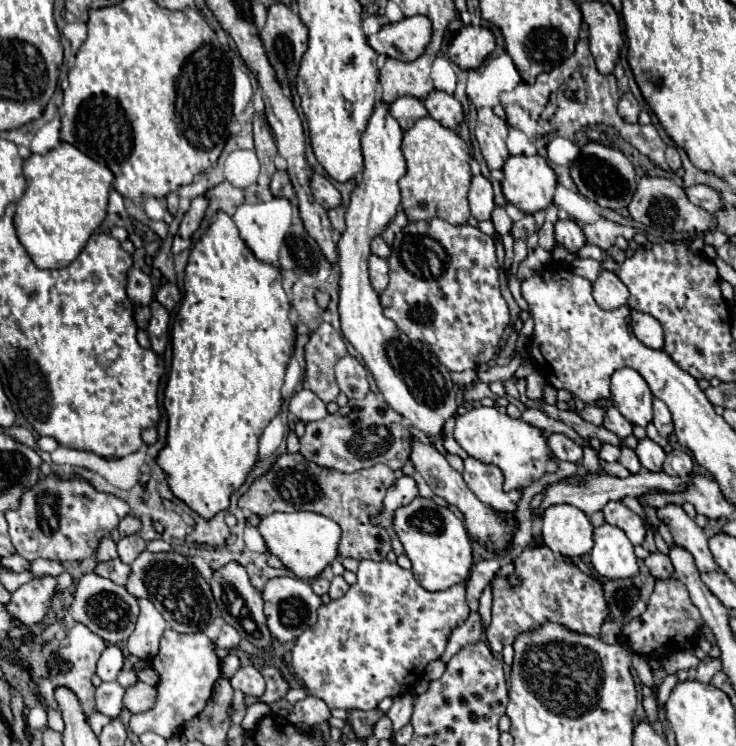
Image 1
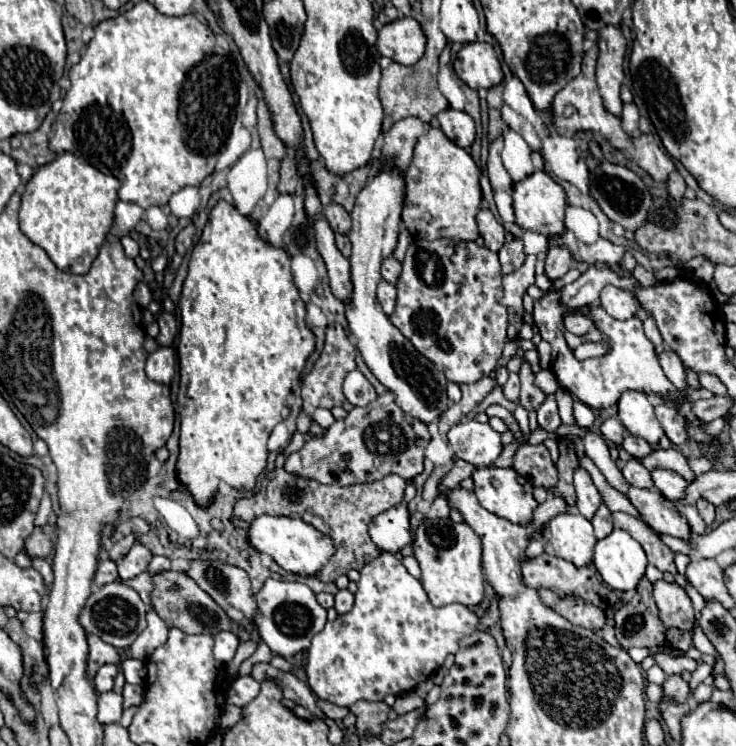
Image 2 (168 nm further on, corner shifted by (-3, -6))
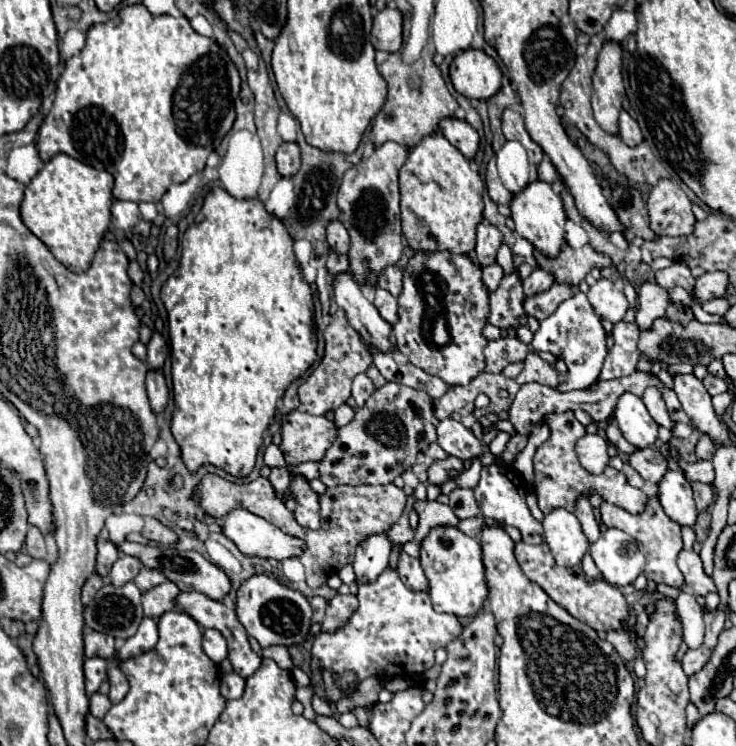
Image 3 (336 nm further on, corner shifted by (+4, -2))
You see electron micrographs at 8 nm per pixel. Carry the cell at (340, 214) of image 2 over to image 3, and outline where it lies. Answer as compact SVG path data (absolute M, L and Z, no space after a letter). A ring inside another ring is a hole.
M332 220L328 226L326 226L326 236L328 236L328 244L330 248L334 250L340 250L340 252L348 252L350 248L350 236L346 232L346 228L342 226L340 220Z

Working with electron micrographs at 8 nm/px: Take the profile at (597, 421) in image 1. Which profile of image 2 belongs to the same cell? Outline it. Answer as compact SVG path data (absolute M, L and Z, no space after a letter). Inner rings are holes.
M609 418L609 420L605 420L605 422L601 424L601 434L603 434L607 440L611 440L613 444L621 446L625 428L623 428L623 424L621 424L617 418Z

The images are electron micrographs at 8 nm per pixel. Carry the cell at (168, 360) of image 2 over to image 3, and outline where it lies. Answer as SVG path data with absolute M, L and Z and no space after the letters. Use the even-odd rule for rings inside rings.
M150 368L146 374L146 390L150 398L150 406L156 414L160 414L168 402L168 386L160 368Z

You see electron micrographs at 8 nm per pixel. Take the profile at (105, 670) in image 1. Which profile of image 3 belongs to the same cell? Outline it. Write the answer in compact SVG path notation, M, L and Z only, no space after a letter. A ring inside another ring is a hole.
M86 658L84 660L84 676L86 676L86 692L88 696L92 696L102 680L106 678L106 660L102 658Z

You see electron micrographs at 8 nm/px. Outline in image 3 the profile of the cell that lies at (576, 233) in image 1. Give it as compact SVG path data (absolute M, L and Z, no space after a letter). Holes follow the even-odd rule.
M538 266L538 268L534 268L534 272L528 278L524 278L522 284L524 284L524 294L526 296L532 296L536 292L548 290L554 284L554 274Z

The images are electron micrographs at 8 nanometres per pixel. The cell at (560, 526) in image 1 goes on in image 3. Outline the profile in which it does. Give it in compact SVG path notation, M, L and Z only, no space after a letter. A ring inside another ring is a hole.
M552 510L544 522L544 540L552 550L552 556L558 566L578 566L582 556L588 552L588 538L578 522L578 518L564 510Z

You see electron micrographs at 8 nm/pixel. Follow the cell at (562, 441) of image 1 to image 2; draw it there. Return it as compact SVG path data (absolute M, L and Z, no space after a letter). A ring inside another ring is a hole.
M585 468L575 470L575 490L577 490L577 512L583 514L587 520L591 520L601 504L601 496L595 490L595 484Z

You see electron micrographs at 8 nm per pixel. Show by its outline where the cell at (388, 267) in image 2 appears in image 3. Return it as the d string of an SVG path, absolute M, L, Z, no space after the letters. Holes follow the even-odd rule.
M398 266L384 268L382 274L378 276L378 286L388 290L390 294L398 296L400 294L400 286L402 286L402 270Z

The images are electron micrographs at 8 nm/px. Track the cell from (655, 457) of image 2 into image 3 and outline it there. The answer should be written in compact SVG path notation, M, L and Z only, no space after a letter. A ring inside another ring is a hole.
M698 460L694 464L690 462L684 462L682 464L682 472L688 480L700 480L700 482L708 482L712 484L714 482L714 468L712 468L712 462L710 460Z

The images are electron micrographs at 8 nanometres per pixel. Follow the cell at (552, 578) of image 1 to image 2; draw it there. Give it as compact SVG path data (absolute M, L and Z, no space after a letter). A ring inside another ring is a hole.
M543 588L539 590L539 596L547 606L555 608L561 616L565 616L573 624L579 624L579 626L585 626L591 630L599 630L605 624L605 610L593 606L591 602L585 602L581 598L561 600L555 592L543 590Z

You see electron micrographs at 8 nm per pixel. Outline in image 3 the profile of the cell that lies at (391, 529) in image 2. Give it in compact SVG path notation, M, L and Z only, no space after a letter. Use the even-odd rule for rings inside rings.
M386 532L372 534L366 540L362 540L360 546L356 548L356 558L352 564L356 572L356 580L372 582L372 578L378 578L378 574L388 566L392 548L394 544Z

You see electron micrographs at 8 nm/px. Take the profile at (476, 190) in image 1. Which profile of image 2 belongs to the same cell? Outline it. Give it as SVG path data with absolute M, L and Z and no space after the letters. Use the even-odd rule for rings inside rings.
M483 208L479 214L477 214L477 224L479 224L479 232L485 240L485 246L493 252L499 252L499 248L503 246L505 242L505 230L501 226L501 222L493 216L491 210Z

